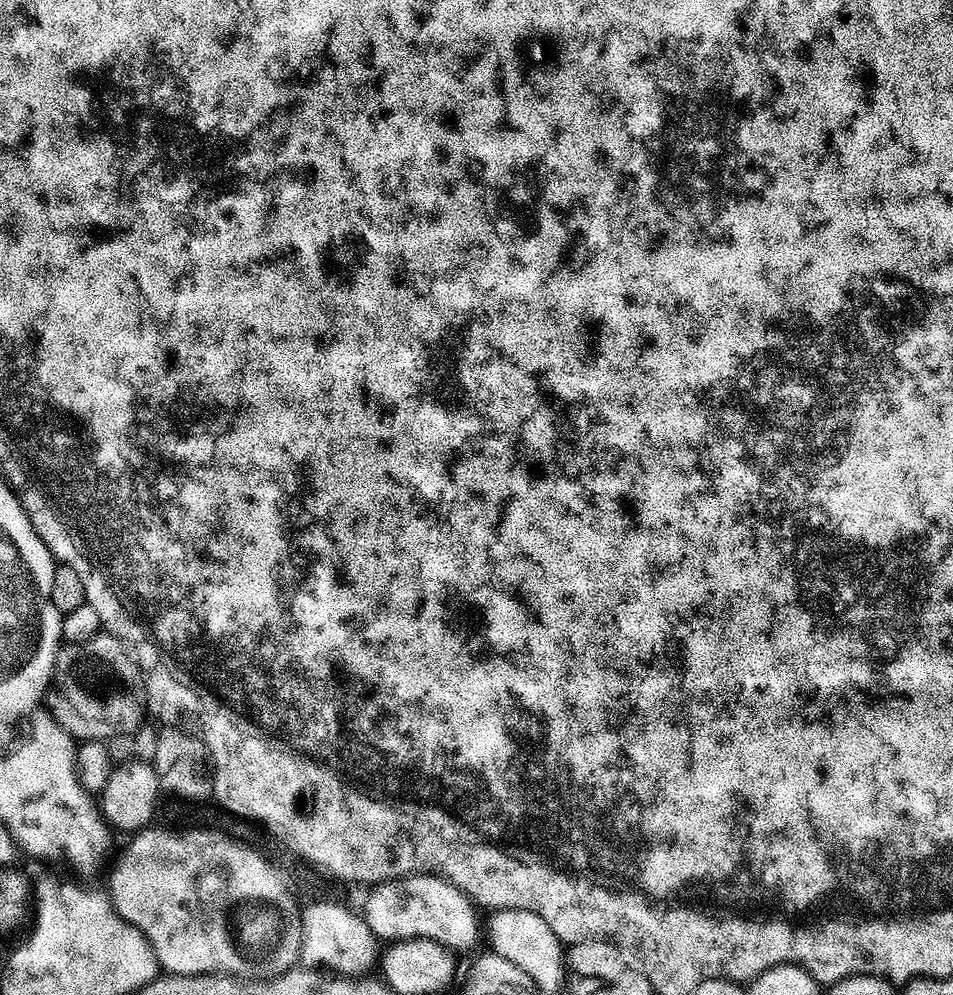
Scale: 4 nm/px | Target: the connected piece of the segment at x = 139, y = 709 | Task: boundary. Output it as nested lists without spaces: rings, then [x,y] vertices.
[[[97,634],[81,644],[65,643],[56,651],[46,707],[73,740],[107,742],[118,734],[133,735],[145,723],[144,704],[144,673],[118,637]]]

